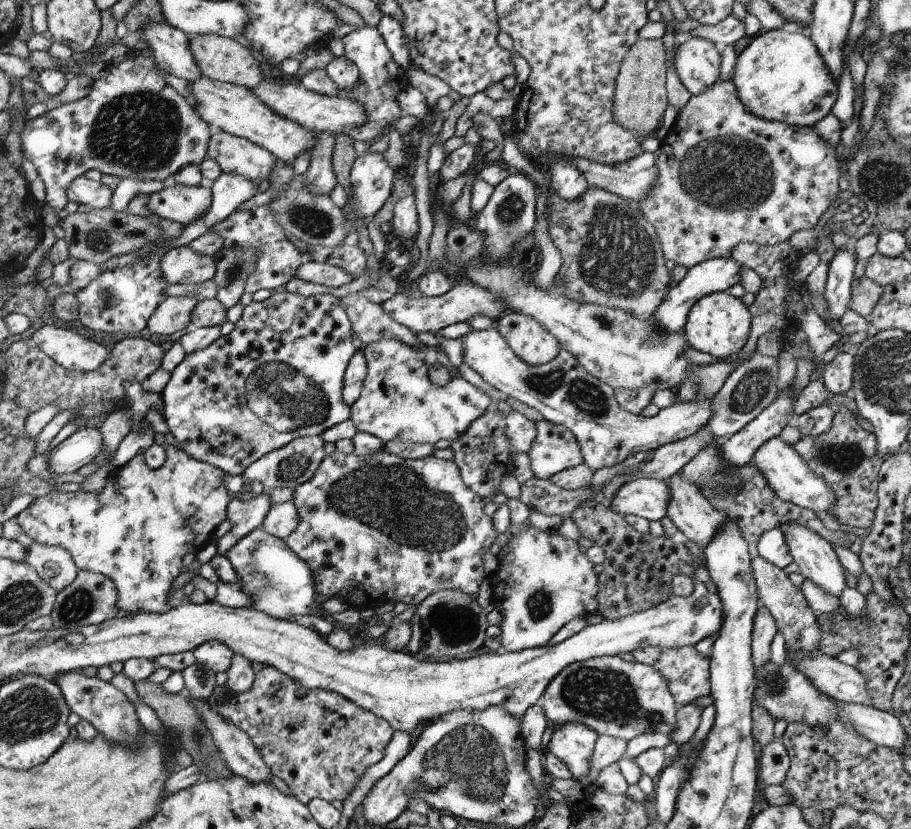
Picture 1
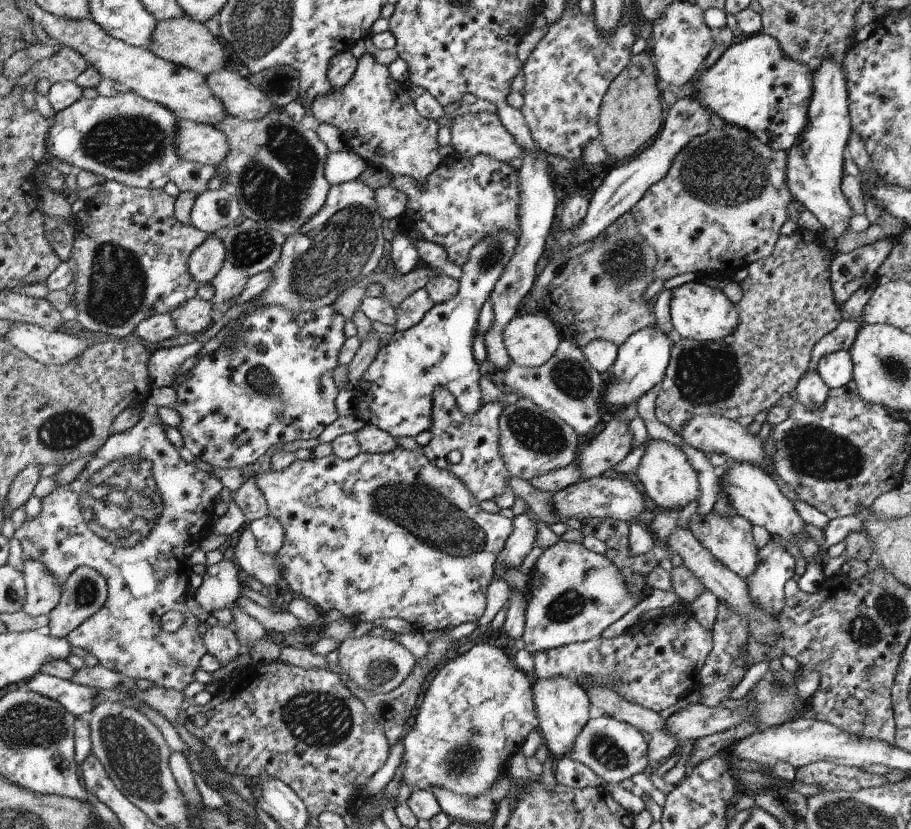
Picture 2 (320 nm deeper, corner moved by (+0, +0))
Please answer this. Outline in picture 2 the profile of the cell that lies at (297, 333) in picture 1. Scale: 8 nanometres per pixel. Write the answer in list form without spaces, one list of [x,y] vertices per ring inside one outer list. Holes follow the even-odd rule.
[[[272,305],[265,309],[255,310],[243,319],[243,326],[241,330],[235,335],[235,340],[228,345],[222,344],[211,355],[200,359],[188,372],[186,380],[176,388],[178,406],[176,410],[181,416],[180,434],[183,436],[184,447],[188,448],[196,458],[200,458],[214,467],[225,469],[241,469],[247,464],[253,463],[258,465],[262,456],[270,446],[276,444],[286,444],[287,442],[294,442],[294,440],[308,440],[309,438],[318,438],[322,434],[322,430],[332,424],[336,420],[336,394],[338,388],[334,384],[332,372],[338,366],[339,356],[338,352],[343,348],[346,342],[344,337],[345,318],[338,312],[332,309],[332,306],[319,308],[318,311],[308,311],[305,313],[298,313],[296,311],[285,309],[282,305]]]

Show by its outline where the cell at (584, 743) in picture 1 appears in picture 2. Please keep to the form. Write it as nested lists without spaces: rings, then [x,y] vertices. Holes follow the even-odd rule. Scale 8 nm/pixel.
[[[564,675],[551,679],[537,678],[531,682],[533,701],[539,720],[542,742],[546,744],[550,755],[556,759],[567,756],[571,746],[575,743],[575,736],[579,735],[582,727],[587,724],[591,702],[584,688],[577,682],[571,681]]]

